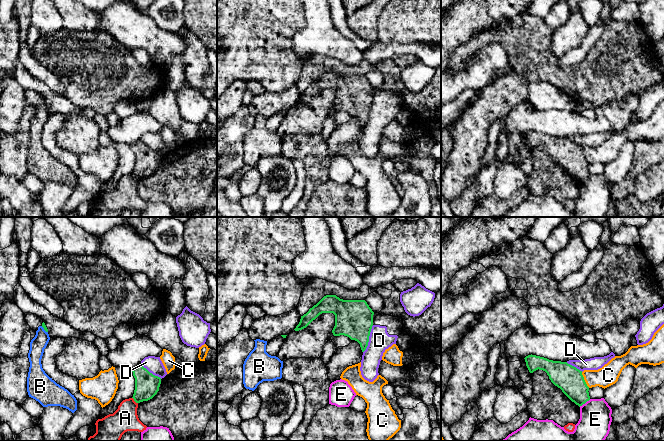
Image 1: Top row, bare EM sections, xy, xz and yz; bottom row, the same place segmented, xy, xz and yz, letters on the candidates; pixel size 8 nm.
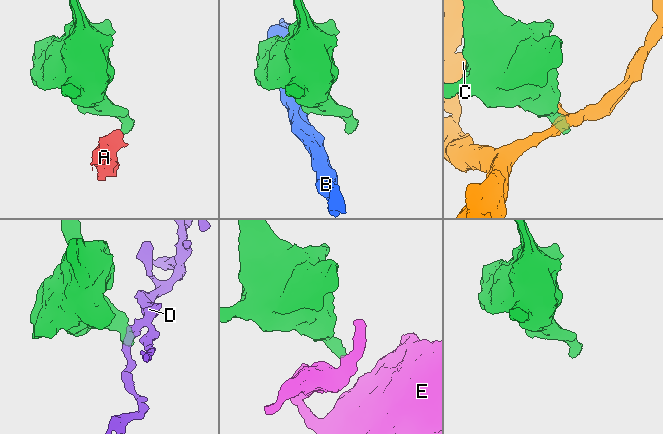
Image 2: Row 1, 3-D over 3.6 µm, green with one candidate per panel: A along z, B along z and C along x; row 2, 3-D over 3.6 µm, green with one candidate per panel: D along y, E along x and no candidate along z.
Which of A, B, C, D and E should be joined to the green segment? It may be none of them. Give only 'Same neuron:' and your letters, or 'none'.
Same neuron: none

